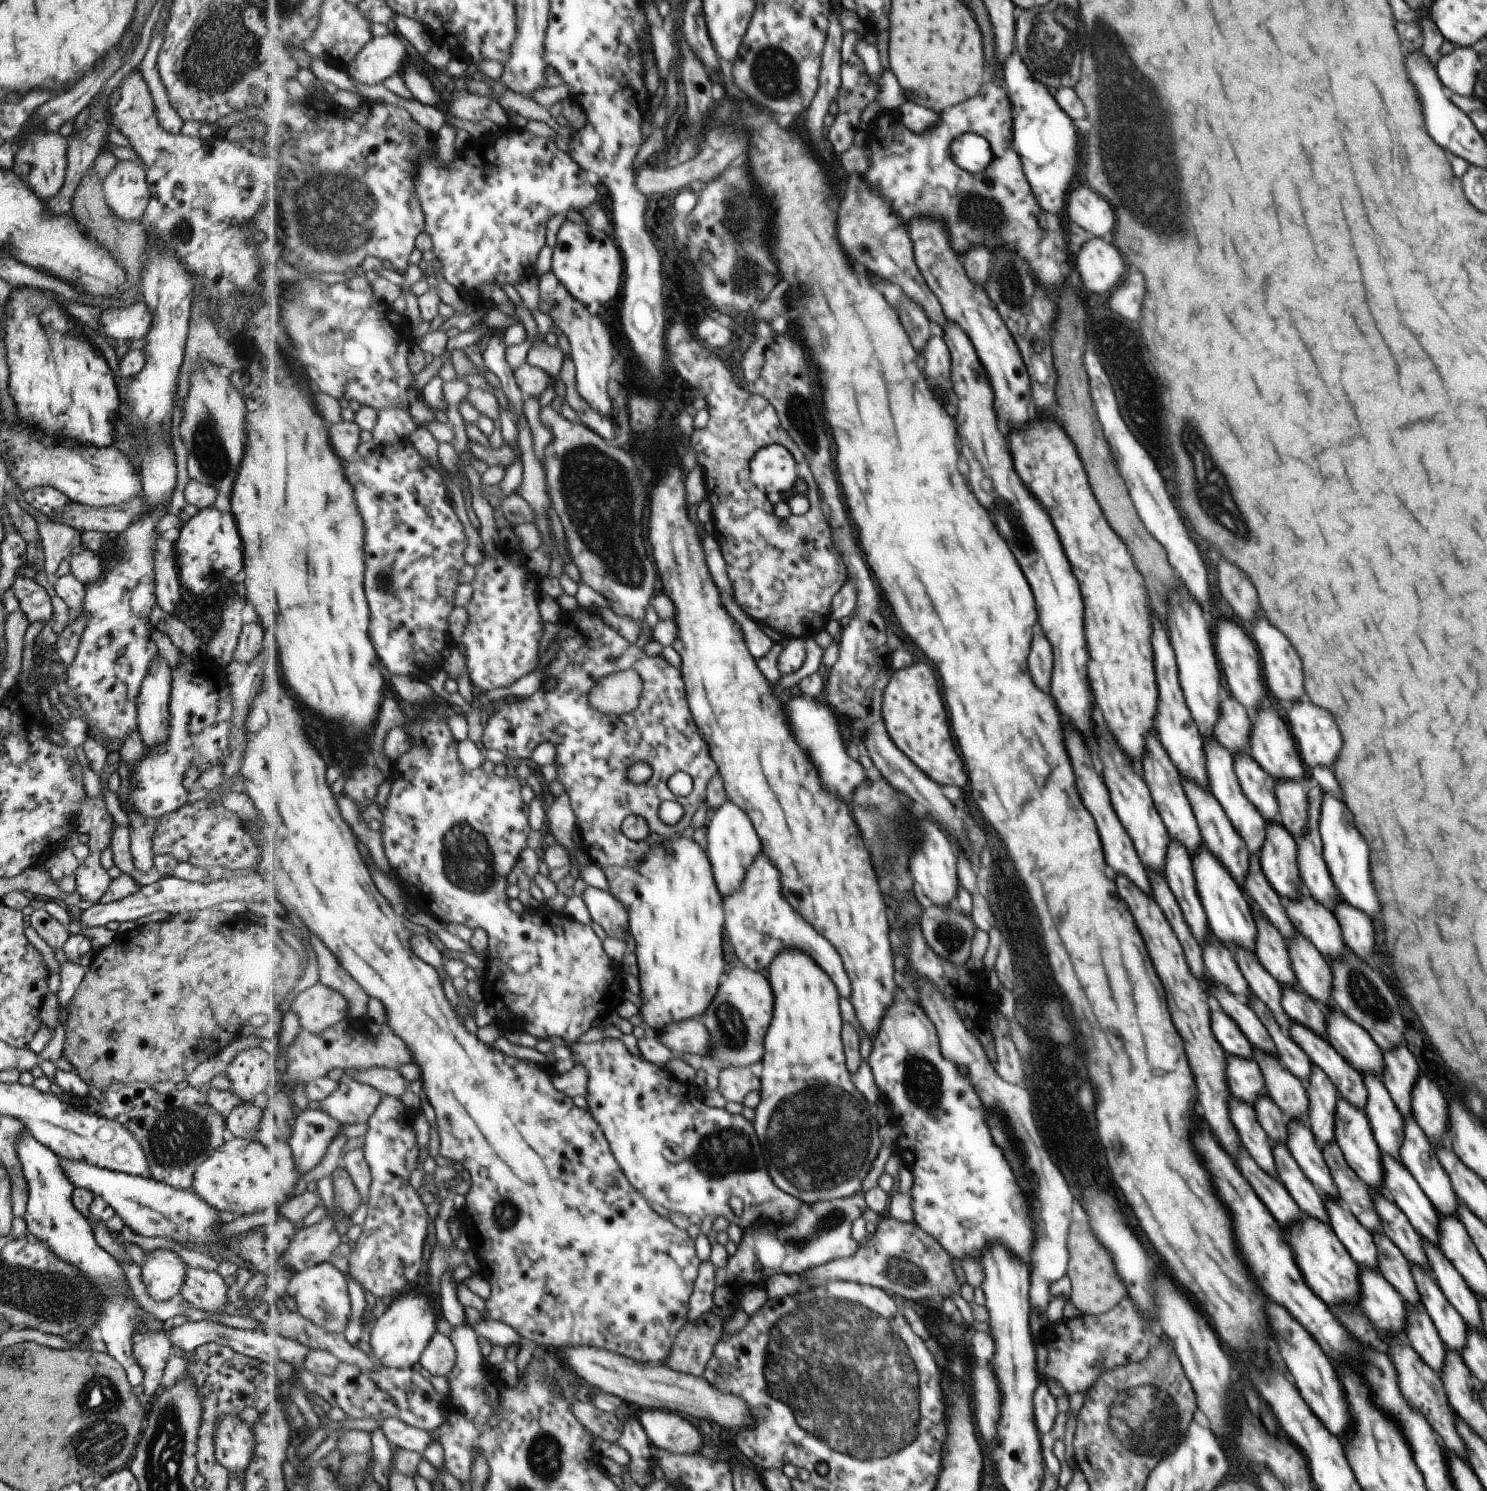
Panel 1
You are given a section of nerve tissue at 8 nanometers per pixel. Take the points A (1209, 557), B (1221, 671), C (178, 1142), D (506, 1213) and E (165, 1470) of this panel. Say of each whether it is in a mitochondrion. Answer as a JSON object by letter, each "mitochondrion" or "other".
{"A":"other","B":"other","C":"mitochondrion","D":"mitochondrion","E":"mitochondrion"}

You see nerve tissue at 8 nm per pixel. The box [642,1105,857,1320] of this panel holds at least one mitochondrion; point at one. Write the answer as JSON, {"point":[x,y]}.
{"point":[726,1152]}

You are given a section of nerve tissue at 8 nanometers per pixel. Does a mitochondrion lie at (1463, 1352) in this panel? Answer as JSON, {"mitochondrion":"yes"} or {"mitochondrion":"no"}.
{"mitochondrion":"no"}

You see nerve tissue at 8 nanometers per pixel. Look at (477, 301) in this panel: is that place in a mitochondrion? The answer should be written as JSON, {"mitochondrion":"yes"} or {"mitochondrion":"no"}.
{"mitochondrion":"no"}

